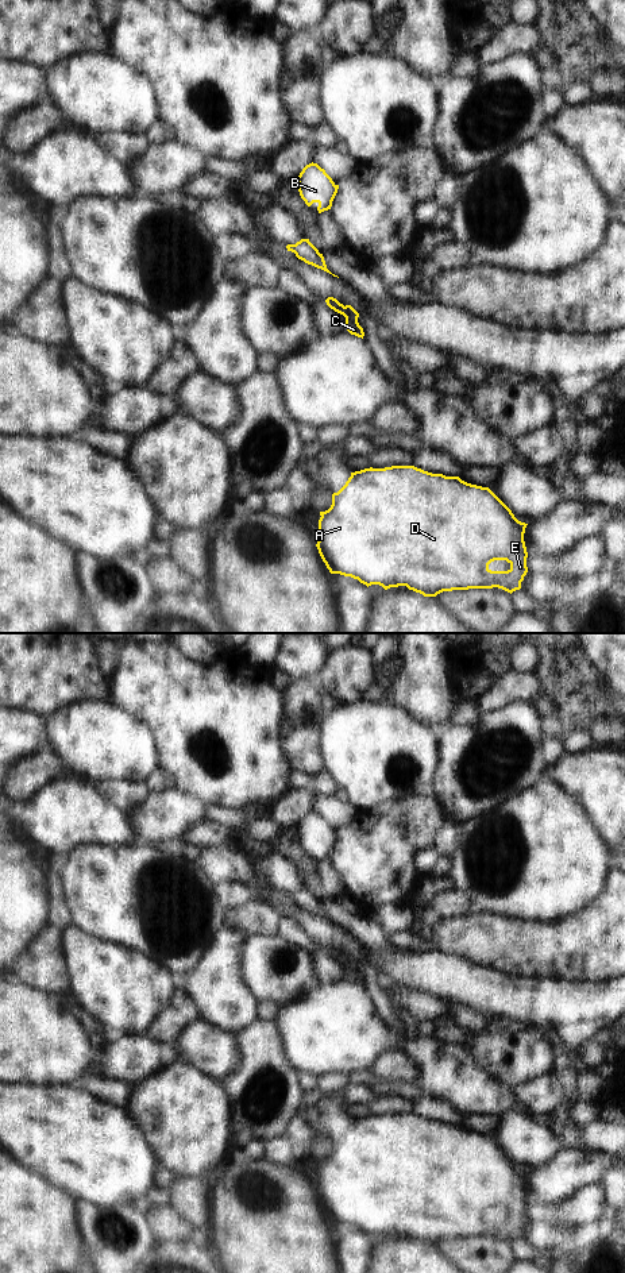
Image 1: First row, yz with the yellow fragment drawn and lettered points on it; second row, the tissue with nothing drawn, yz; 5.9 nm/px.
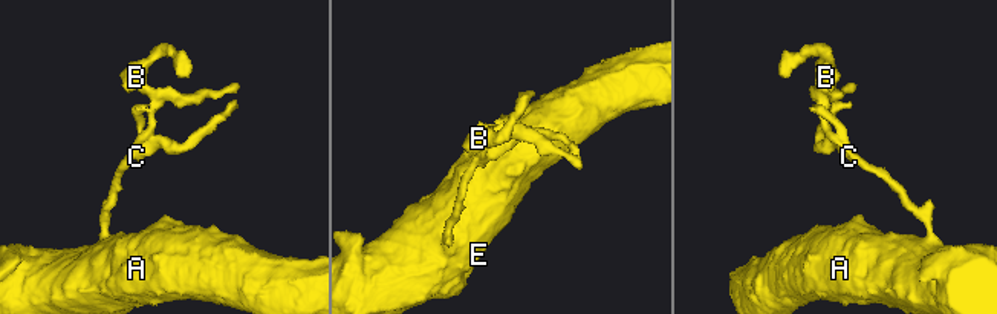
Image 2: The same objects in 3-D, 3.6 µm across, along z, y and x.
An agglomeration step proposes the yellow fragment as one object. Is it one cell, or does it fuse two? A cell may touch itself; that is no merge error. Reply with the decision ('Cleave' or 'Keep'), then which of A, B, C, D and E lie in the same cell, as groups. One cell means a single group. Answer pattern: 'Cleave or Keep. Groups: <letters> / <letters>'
Cleave. Groups: A B D E / C

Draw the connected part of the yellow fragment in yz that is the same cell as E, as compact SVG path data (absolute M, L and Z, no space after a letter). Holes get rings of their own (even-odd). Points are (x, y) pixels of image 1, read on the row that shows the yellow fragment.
M391 466L385 468L364 468L351 472L346 485L332 494L332 505L328 510L320 512L319 541L316 544L319 553L331 574L340 574L358 579L367 587L379 585L385 590L390 587L406 586L409 590L423 594L424 597L436 597L443 591L468 590L468 589L493 589L498 587L508 593L521 589L521 582L528 572L526 547L524 533L528 524L518 521L512 510L489 489L467 483L459 477L445 477L432 474L414 466ZM494 560L506 560L510 564L508 571L491 571L489 564Z

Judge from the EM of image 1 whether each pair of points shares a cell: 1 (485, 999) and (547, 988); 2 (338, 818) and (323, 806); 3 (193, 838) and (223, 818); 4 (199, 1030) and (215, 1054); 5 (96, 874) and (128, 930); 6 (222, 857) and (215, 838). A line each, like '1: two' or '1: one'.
1: one
2: one
3: two
4: one
5: one
6: two

